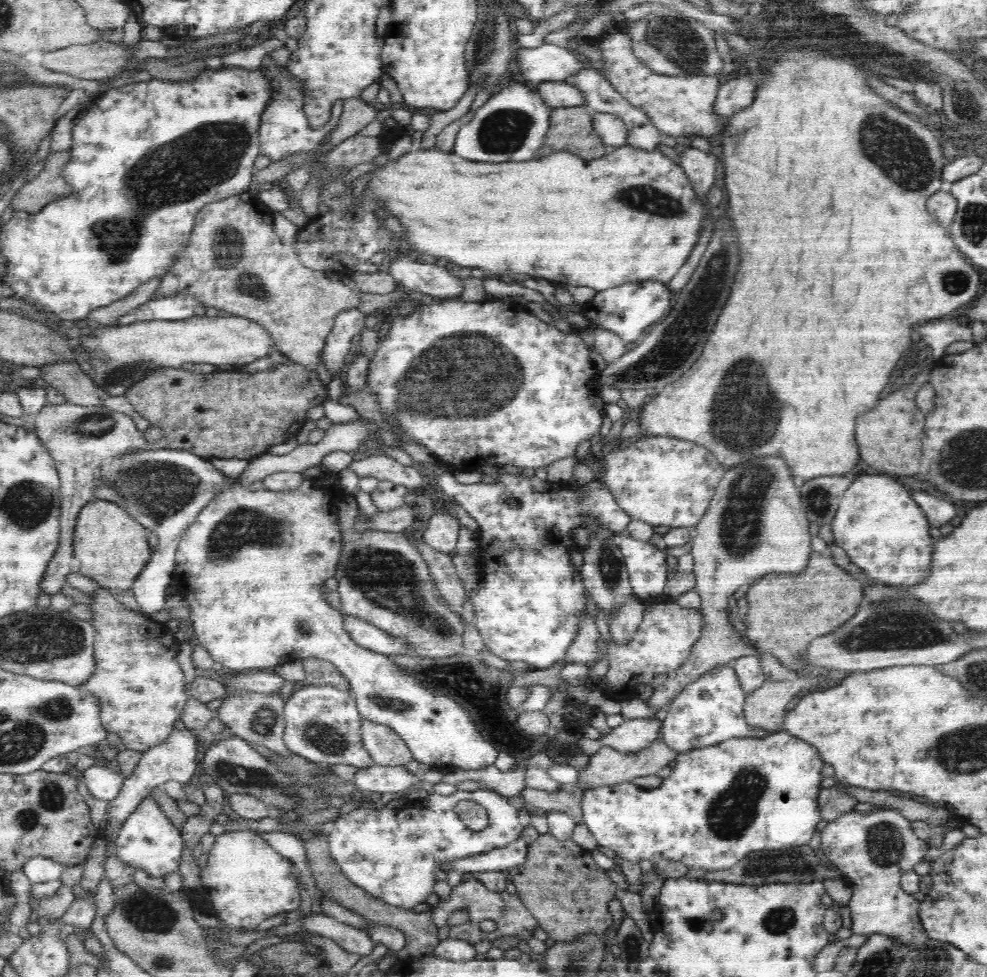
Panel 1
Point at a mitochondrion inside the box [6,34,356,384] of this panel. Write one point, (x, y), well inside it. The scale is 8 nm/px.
(209, 155)

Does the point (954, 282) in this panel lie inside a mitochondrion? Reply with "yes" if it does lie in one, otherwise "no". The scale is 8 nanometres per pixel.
yes

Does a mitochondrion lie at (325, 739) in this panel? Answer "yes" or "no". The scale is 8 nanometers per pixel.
yes

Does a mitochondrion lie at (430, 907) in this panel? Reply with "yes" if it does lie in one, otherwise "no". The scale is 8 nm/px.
no

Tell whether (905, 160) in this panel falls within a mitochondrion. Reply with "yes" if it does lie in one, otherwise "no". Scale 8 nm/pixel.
yes

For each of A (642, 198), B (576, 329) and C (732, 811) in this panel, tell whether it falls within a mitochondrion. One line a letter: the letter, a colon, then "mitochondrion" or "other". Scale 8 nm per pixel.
A: mitochondrion
B: other
C: mitochondrion

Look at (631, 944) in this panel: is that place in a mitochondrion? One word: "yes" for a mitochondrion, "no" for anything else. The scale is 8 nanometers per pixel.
yes

